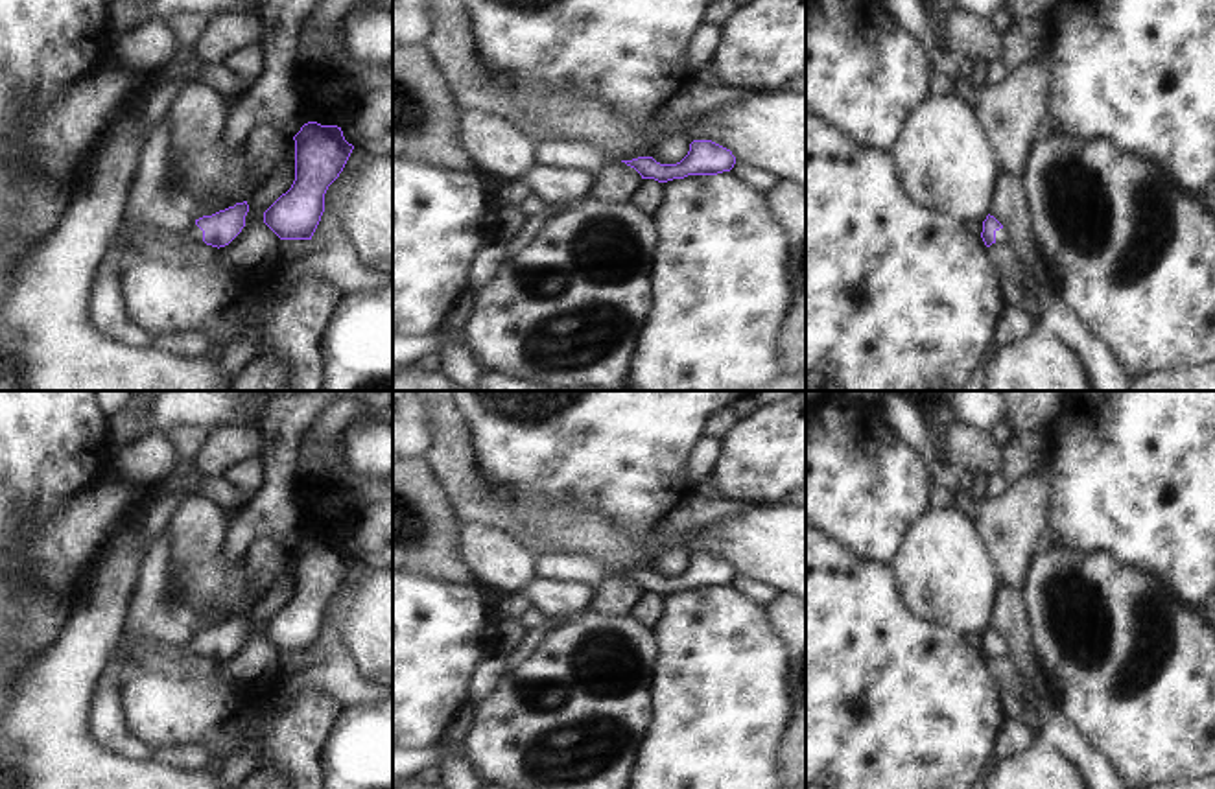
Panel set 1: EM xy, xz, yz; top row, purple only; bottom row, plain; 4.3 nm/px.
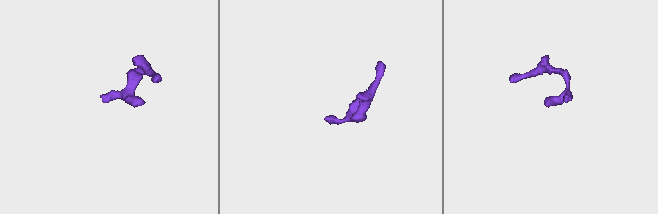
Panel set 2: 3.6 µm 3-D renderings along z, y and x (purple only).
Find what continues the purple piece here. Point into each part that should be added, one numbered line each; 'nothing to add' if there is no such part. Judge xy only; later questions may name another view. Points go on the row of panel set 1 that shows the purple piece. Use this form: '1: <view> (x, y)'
1: xy (194, 233)

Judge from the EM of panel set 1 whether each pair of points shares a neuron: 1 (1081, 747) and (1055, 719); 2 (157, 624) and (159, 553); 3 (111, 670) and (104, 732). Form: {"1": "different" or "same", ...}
{"1": "same", "2": "same", "3": "same"}

